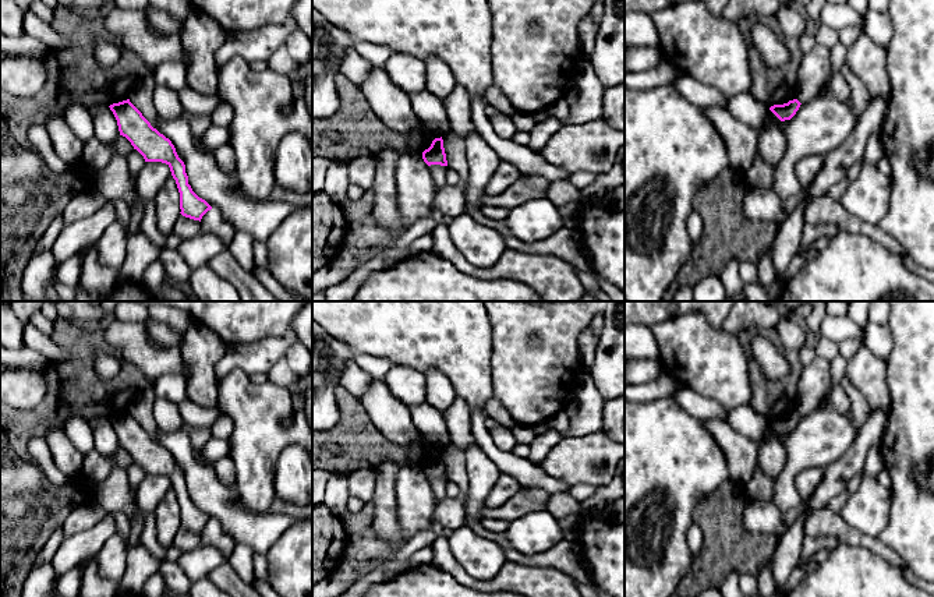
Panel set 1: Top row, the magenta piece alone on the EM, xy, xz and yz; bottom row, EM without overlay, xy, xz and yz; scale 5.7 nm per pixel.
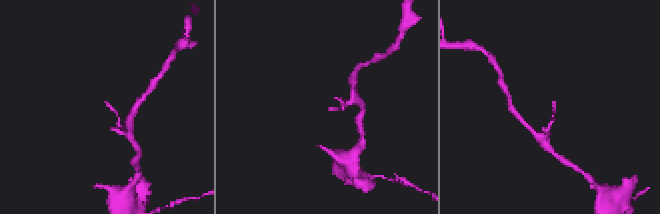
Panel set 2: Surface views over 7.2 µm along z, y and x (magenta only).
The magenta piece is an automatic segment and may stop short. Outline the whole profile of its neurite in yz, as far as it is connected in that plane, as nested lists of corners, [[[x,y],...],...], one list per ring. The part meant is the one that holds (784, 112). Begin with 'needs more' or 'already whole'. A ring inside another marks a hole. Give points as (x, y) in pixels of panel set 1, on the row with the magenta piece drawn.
already whole; [[[797,99],[789,100],[788,103],[783,105],[774,105],[770,107],[770,110],[781,120],[790,120],[796,112],[800,107],[800,102]]]

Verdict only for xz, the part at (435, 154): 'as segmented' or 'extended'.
as segmented

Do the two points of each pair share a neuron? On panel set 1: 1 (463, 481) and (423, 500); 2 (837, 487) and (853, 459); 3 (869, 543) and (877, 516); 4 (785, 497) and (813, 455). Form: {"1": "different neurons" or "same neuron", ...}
{"1": "different neurons", "2": "same neuron", "3": "different neurons", "4": "same neuron"}

